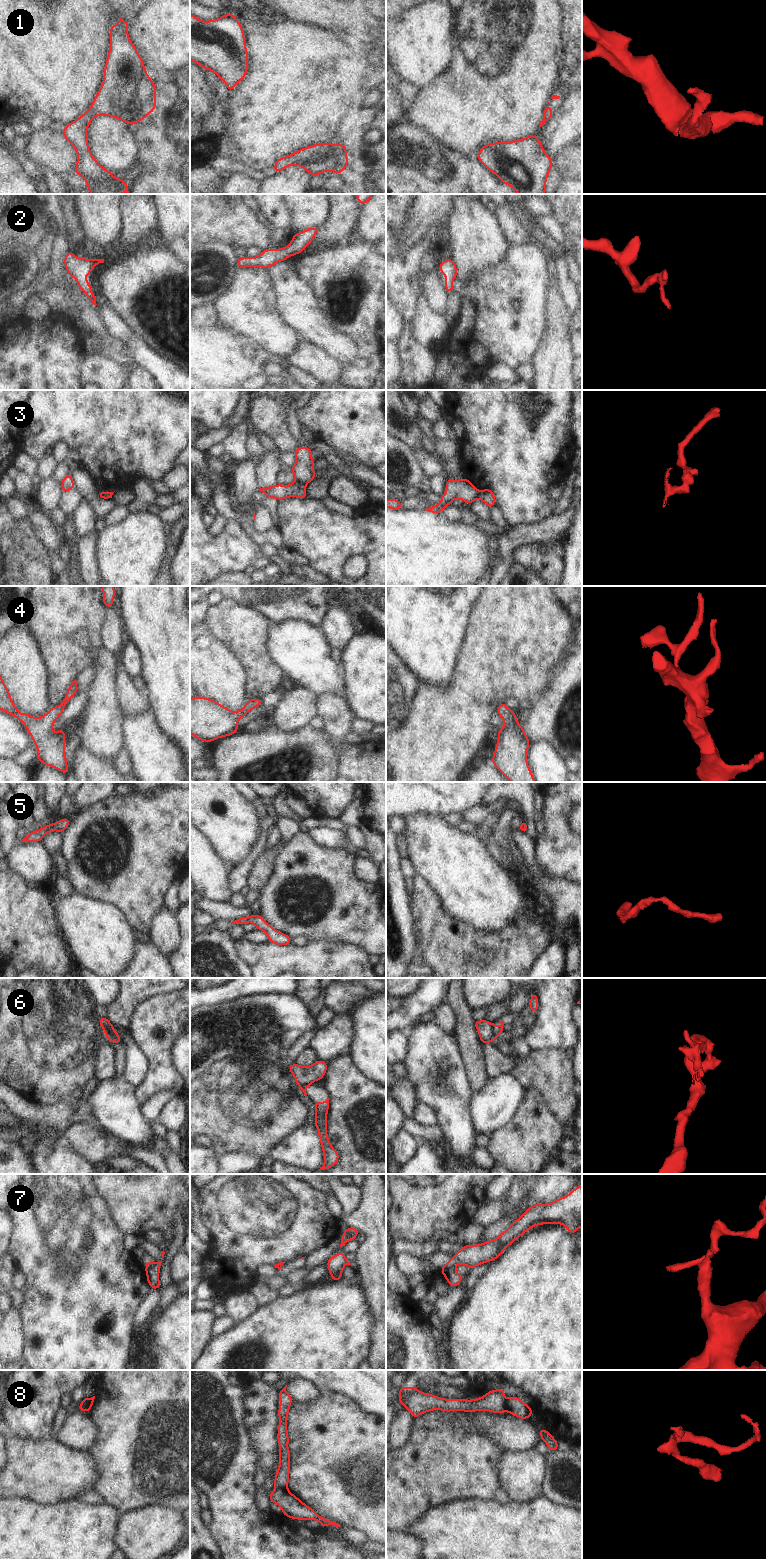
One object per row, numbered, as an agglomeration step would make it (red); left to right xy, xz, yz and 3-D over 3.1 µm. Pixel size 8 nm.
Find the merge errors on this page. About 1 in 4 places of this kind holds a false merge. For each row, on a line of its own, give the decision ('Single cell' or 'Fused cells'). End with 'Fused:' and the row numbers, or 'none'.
1: Single cell
2: Single cell
3: Fused cells
4: Single cell
5: Single cell
6: Fused cells
7: Fused cells
8: Fused cells
Fused: 3, 6, 7, 8.

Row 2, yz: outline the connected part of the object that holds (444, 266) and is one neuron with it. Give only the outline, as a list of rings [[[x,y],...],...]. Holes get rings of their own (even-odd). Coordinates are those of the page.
[[[449,258],[445,259],[441,264],[439,264],[438,268],[440,272],[446,276],[444,288],[449,294],[451,294],[453,292],[453,280],[457,276],[457,267],[454,261]]]

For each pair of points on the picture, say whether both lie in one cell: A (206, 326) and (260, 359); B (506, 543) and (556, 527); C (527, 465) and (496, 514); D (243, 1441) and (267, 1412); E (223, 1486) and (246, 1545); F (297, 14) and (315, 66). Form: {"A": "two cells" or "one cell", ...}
{"A": "one cell", "B": "one cell", "C": "two cells", "D": "two cells", "E": "one cell", "F": "two cells"}

